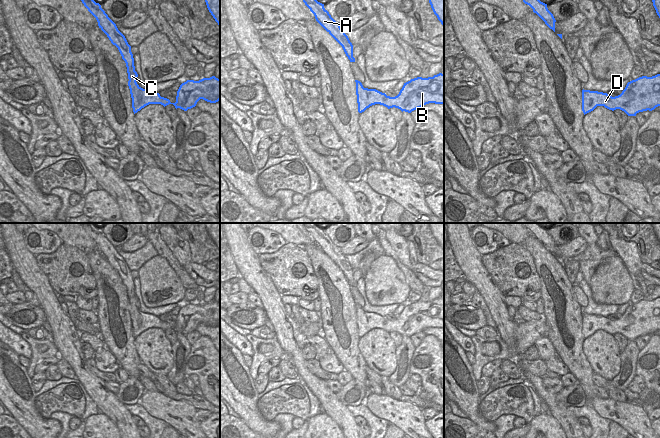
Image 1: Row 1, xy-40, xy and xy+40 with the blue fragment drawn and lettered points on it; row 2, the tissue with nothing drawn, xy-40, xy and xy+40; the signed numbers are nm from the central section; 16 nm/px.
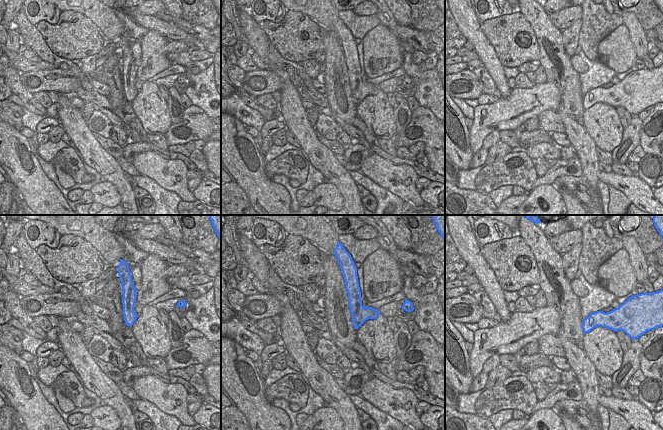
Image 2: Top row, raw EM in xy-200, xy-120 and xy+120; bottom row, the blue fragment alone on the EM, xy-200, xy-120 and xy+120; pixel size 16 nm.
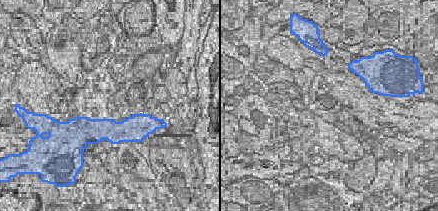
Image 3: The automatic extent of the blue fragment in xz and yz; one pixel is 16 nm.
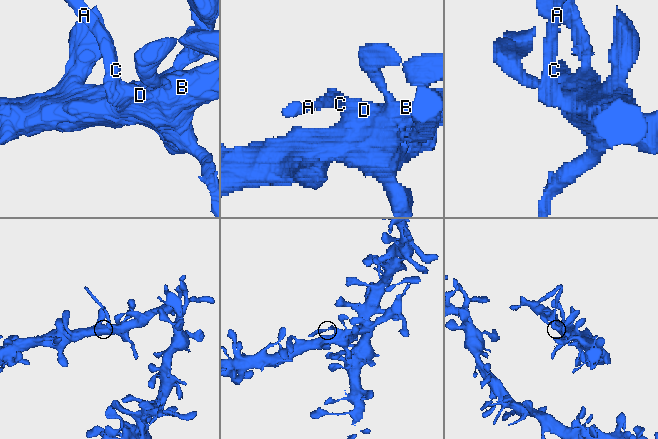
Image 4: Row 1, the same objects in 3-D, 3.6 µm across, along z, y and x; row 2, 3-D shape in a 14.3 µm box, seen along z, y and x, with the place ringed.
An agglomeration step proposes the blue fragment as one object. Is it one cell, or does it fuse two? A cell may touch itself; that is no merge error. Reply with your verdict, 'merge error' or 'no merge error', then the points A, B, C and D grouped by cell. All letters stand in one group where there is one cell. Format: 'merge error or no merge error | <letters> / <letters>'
no merge error | A B C D

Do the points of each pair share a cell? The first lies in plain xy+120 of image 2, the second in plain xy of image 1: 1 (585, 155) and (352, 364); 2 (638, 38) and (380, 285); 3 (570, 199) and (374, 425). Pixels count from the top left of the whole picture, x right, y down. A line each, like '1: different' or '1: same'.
1: same
2: different
3: different

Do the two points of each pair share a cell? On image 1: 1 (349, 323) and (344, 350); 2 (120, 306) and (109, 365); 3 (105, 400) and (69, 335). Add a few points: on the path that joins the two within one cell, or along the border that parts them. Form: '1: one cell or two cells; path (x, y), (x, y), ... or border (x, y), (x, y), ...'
1: one cell; path (349, 330), (351, 335), (350, 345)
2: two cells; border (105, 346), (120, 366)
3: one cell; path (92, 384), (83, 374), (69, 351)

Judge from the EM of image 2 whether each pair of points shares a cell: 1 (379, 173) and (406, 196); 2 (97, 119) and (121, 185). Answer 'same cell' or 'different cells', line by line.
1: same cell
2: different cells

